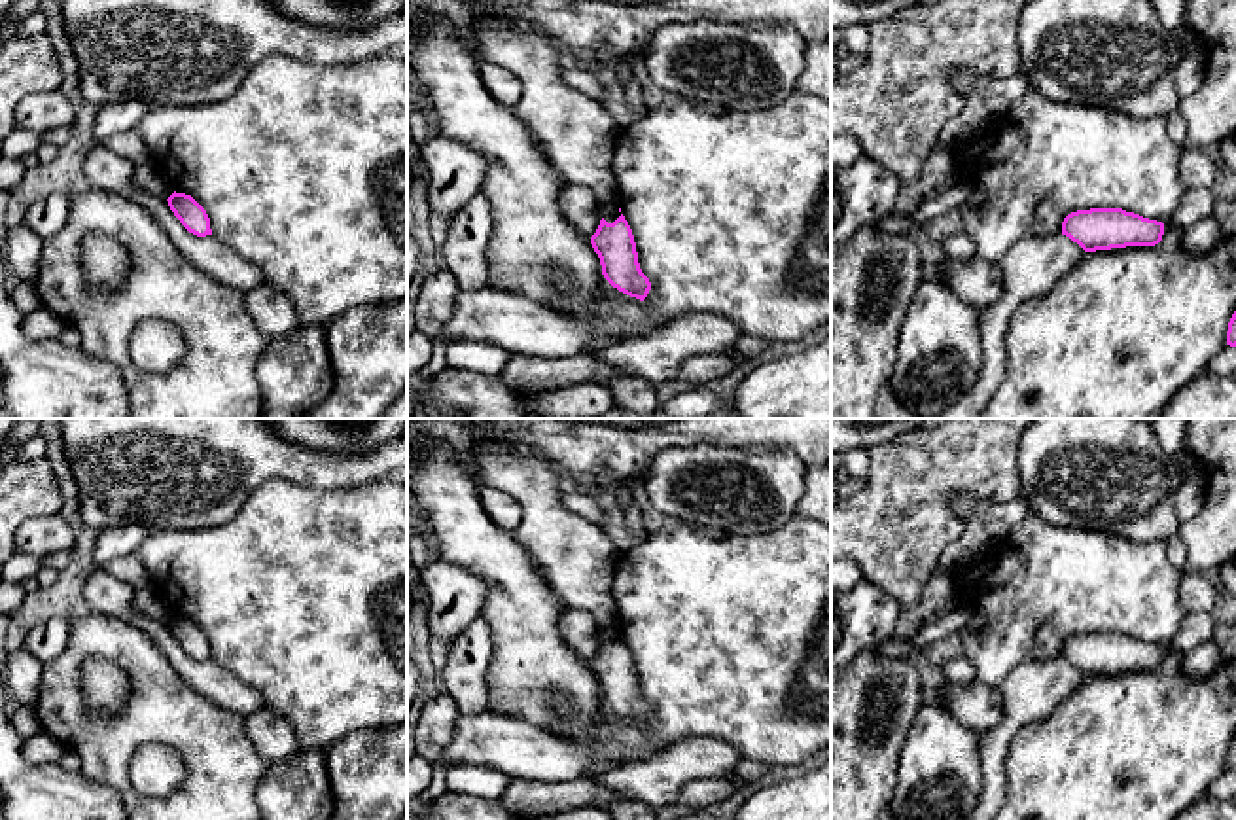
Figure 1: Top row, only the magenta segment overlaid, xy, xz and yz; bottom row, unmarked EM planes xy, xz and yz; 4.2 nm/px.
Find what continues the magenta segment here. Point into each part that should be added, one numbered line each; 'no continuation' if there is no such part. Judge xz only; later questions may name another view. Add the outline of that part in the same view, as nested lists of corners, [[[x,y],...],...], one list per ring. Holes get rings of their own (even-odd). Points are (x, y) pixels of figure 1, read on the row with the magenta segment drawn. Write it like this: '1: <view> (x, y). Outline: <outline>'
1: xz (576, 133). Outline: [[[483,17],[473,25],[471,51],[521,80],[522,97],[513,114],[530,129],[564,186],[591,189],[600,216],[613,223],[621,216],[611,170],[619,127],[602,102],[562,81],[562,51],[555,42],[505,17]]]

